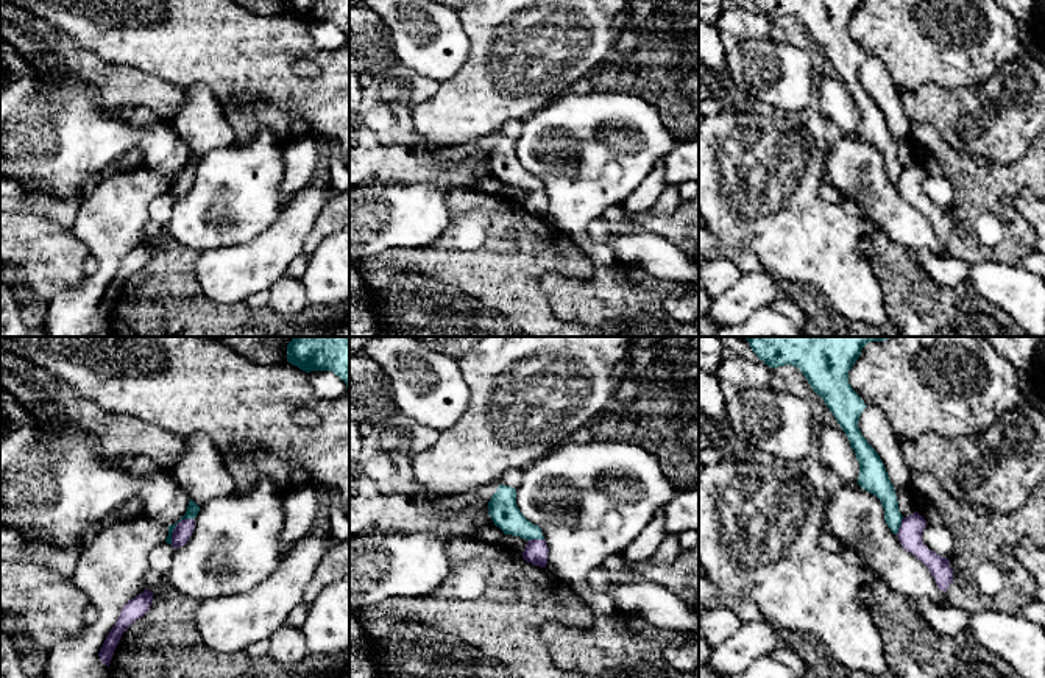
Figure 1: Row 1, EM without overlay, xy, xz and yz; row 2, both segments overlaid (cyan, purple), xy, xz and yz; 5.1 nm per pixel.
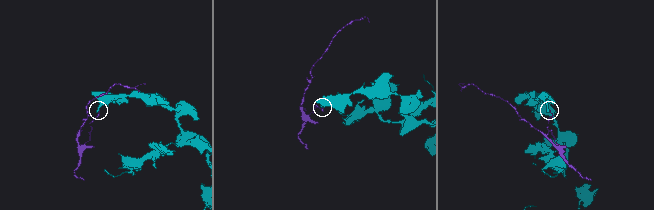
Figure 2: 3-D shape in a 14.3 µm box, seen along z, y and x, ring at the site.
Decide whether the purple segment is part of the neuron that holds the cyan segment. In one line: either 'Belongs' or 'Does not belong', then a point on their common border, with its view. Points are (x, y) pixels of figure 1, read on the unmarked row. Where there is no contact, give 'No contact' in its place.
Does not belong. Touches cyan at xy (175, 176)

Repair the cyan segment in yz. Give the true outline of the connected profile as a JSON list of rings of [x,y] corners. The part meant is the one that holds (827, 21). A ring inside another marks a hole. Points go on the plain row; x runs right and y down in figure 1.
[[[752,0],[770,19],[792,16],[830,59],[845,83],[859,114],[858,136],[877,147],[884,159],[884,171],[894,185],[902,176],[902,164],[894,136],[875,100],[863,87],[858,72],[867,58],[848,34],[848,22],[863,0]]]

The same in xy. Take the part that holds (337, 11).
[[[287,0],[287,12],[306,23],[332,22],[349,42],[349,0]]]

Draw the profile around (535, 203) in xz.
[[[530,190],[524,203],[521,204],[527,214],[532,214],[540,218],[546,218],[547,215],[549,198],[544,190]]]

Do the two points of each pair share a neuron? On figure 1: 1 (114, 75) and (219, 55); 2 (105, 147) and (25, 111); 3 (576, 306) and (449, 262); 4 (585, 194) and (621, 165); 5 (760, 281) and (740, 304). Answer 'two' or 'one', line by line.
1: two
2: one
3: two
4: one
5: one

